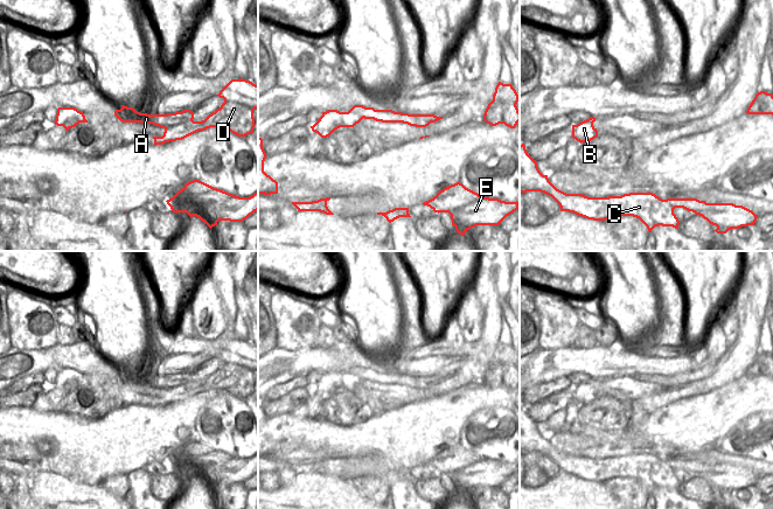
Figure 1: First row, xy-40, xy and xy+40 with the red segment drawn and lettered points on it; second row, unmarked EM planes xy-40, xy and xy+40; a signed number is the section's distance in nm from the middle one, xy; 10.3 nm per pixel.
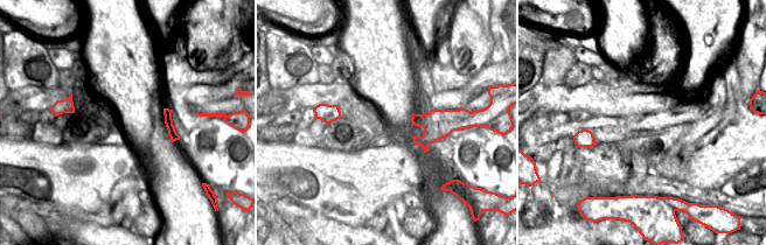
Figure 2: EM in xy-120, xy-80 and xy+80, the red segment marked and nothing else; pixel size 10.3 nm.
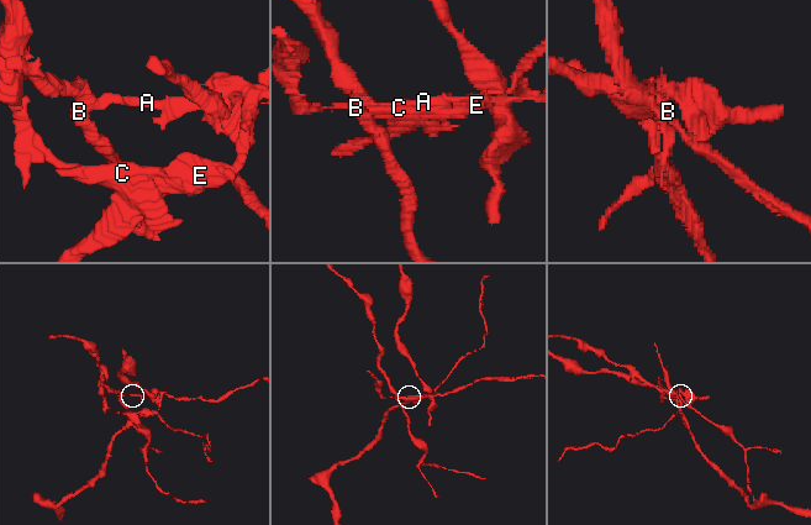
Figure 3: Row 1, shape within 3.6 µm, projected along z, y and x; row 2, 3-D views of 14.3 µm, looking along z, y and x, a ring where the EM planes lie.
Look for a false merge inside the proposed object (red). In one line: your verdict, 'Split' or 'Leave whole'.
Split.

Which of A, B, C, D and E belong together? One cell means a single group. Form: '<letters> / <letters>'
A C D E / B

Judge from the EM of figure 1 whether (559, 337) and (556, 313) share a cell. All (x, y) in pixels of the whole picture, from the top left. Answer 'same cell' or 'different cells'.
same cell

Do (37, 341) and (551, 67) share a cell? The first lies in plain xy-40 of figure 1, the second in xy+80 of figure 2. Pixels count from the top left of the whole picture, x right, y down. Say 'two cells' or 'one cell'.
one cell

